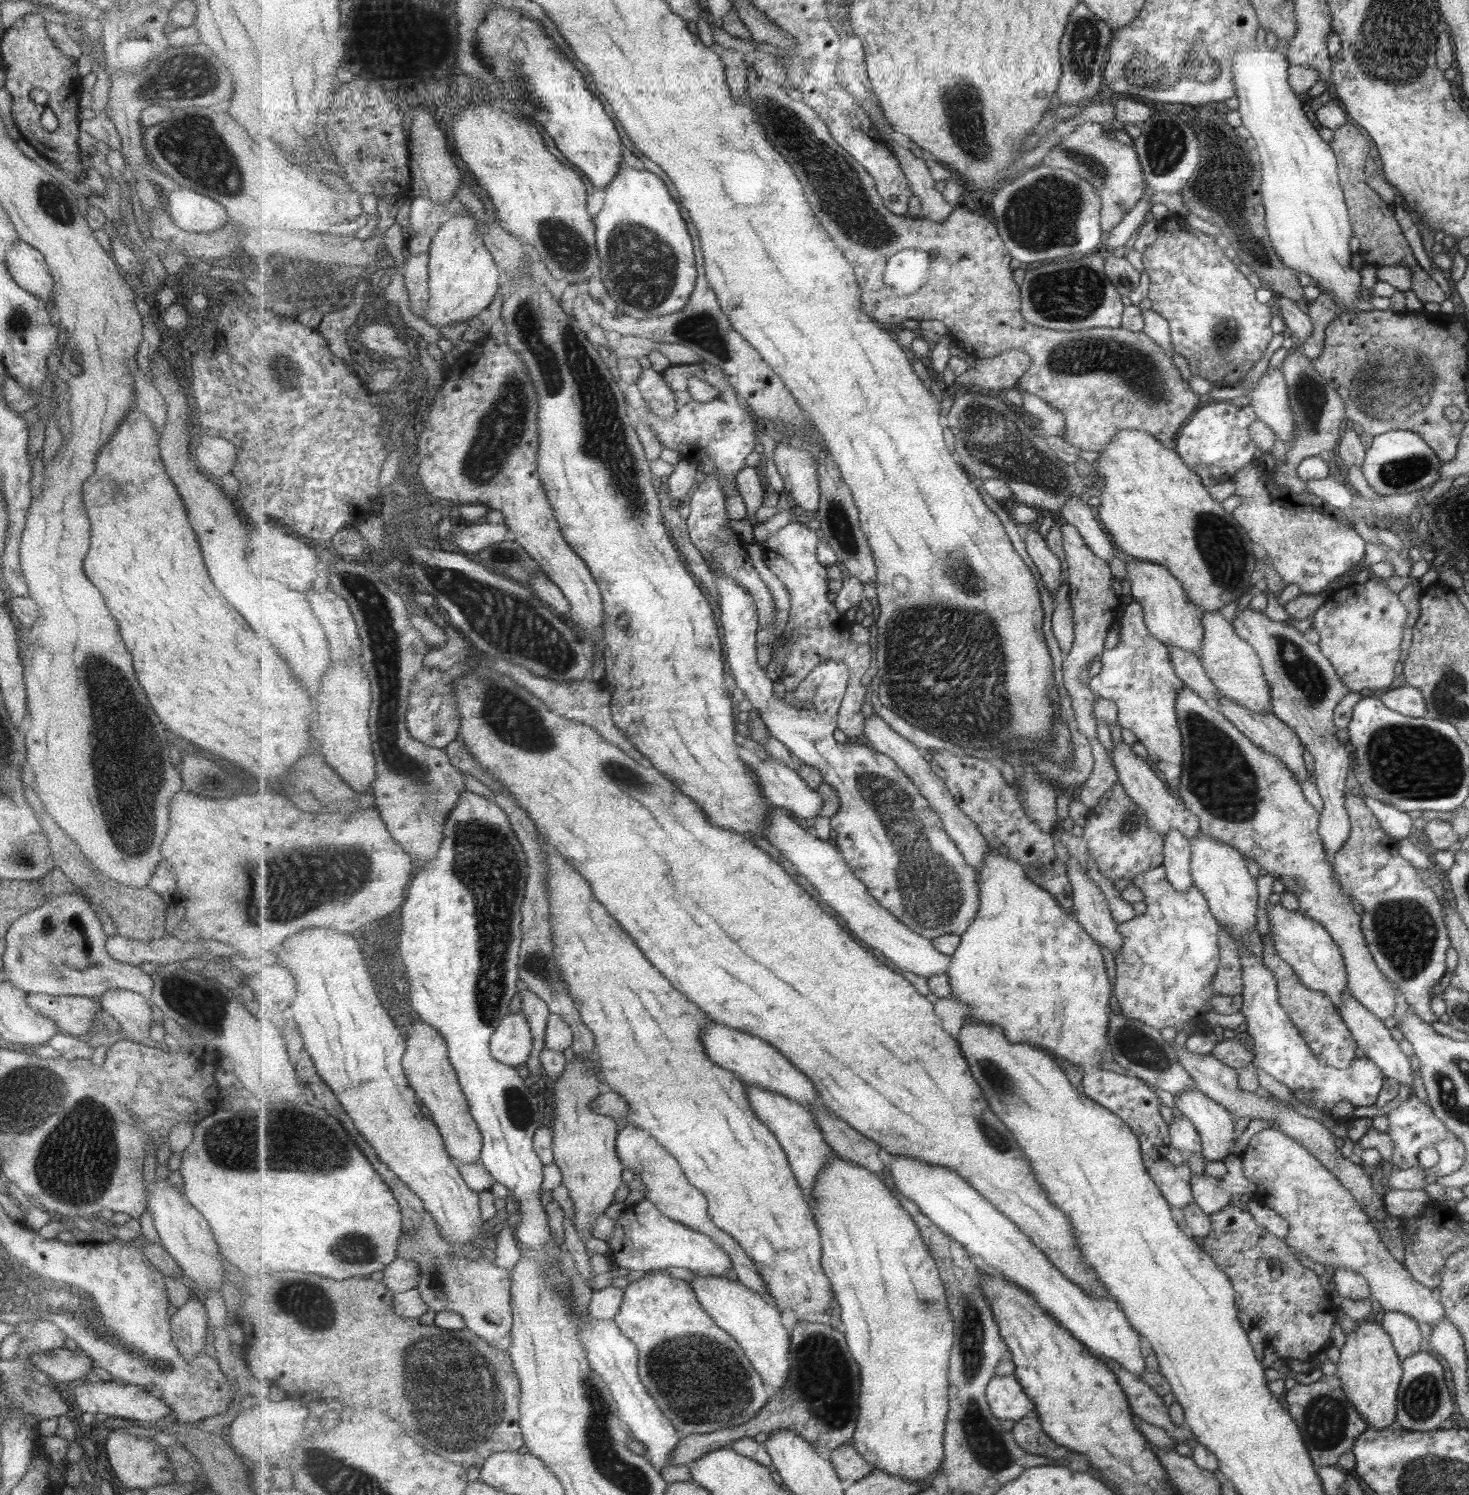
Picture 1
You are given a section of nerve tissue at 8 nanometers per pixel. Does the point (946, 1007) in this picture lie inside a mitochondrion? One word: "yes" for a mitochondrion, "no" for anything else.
no

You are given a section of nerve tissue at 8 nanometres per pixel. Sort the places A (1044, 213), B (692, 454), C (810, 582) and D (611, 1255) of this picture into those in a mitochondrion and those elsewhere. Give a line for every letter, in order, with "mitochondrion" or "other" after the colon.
A: mitochondrion
B: other
C: other
D: other

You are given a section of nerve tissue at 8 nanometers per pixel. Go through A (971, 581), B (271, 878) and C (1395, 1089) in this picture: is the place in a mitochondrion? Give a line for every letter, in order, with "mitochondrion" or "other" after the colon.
A: mitochondrion
B: mitochondrion
C: other

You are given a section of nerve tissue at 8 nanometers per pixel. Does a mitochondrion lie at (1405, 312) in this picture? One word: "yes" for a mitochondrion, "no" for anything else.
no

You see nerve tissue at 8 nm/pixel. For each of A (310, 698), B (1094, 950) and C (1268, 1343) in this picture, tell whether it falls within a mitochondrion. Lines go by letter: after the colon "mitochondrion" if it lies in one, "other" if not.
A: other
B: other
C: other

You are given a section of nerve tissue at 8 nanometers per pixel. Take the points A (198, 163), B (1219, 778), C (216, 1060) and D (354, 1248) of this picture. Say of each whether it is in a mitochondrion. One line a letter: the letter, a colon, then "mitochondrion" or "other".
A: mitochondrion
B: mitochondrion
C: other
D: mitochondrion

